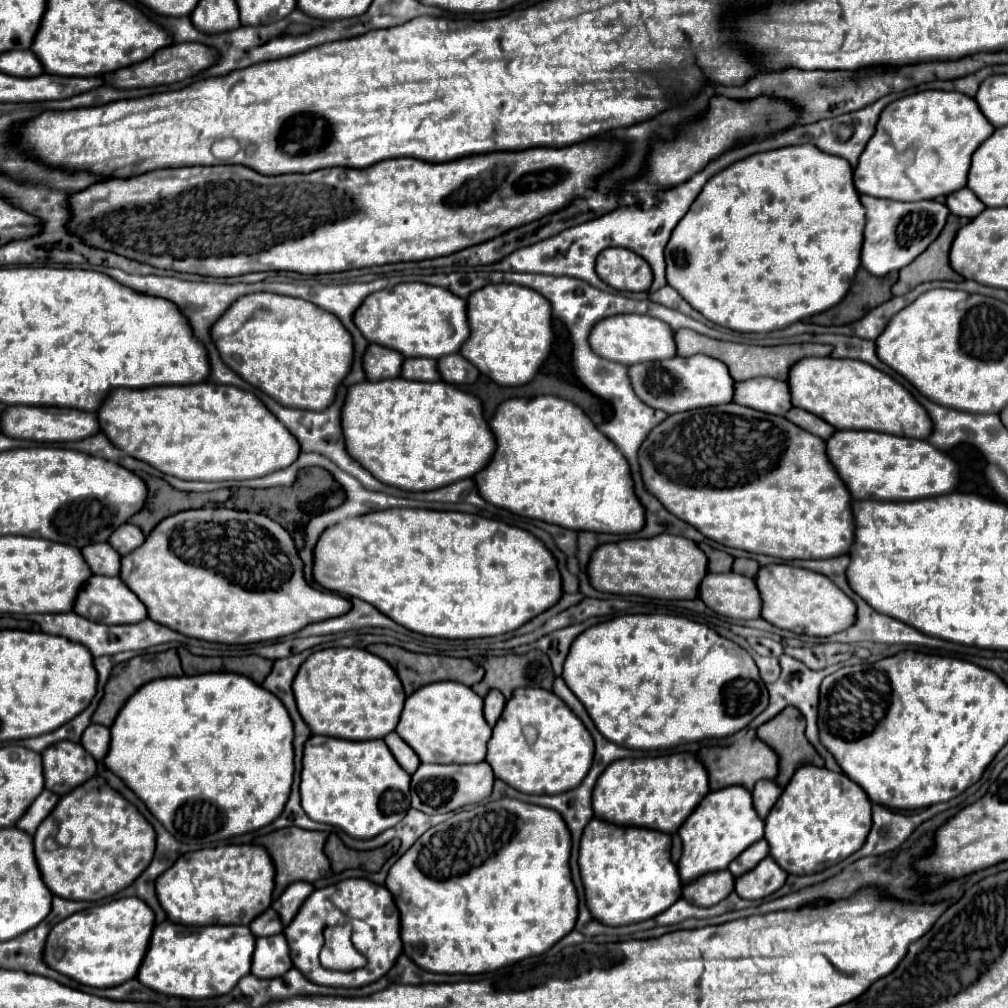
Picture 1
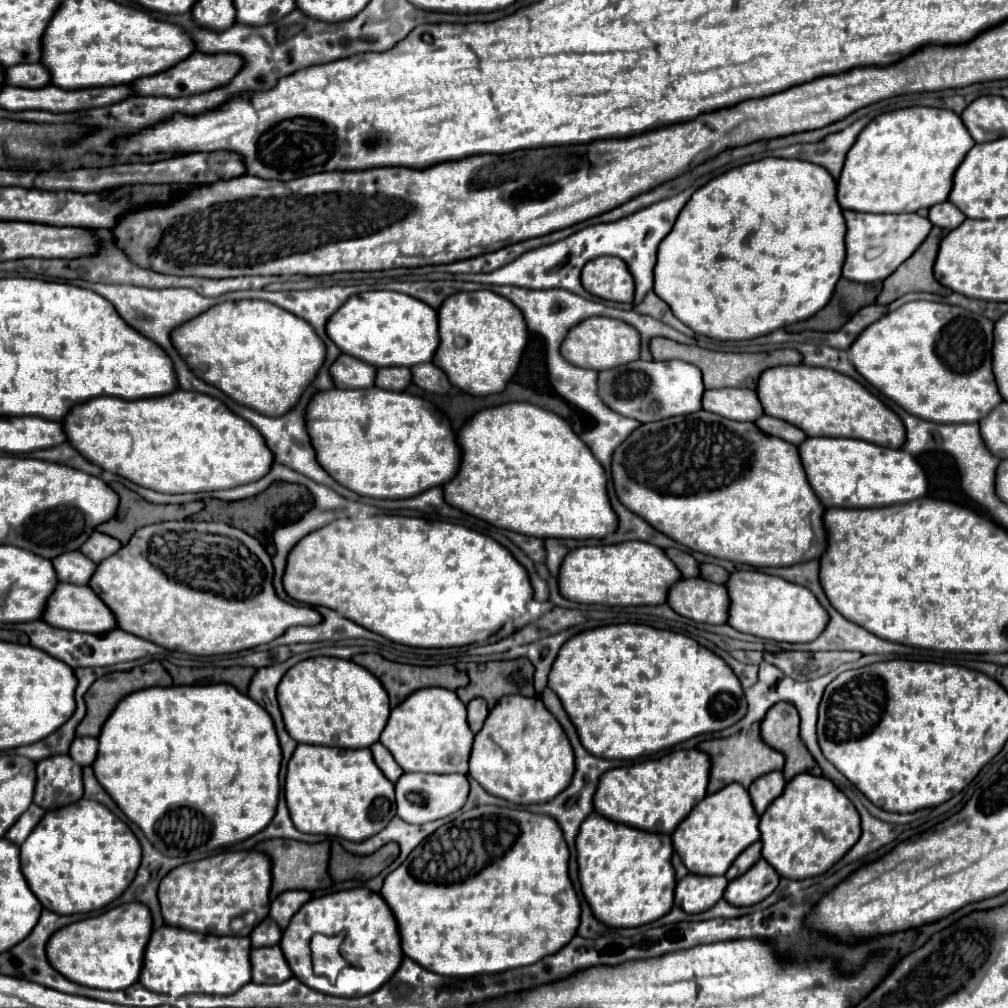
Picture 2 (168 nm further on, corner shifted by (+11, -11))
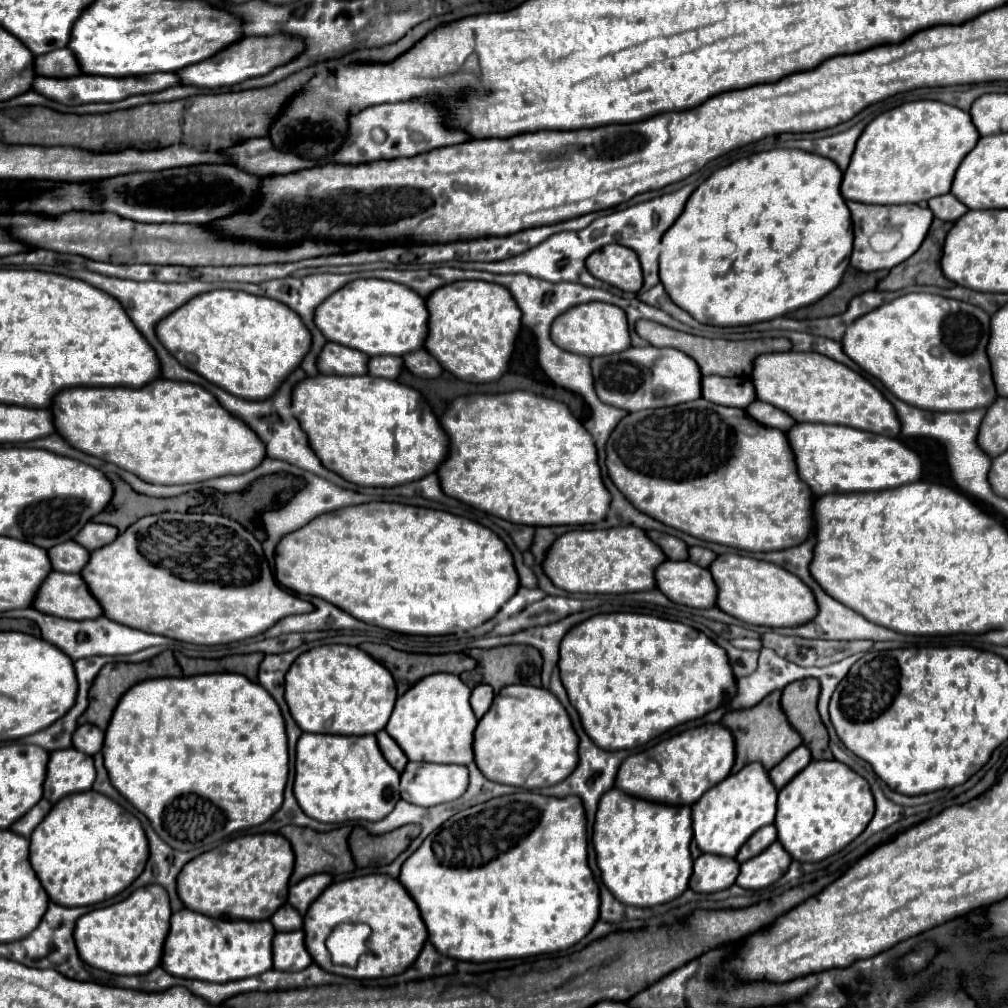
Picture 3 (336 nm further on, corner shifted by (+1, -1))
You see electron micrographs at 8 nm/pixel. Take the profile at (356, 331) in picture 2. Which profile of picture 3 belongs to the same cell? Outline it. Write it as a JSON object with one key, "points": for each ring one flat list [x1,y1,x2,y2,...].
{"points":[[378,278,352,280,316,308,316,326,330,342,344,344,368,356,406,356,422,350,428,338,428,320,426,298,404,284]]}

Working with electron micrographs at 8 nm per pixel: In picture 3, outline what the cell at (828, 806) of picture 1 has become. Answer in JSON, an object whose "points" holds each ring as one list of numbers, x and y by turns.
{"points":[[836,760,810,762,778,792,774,826,786,852,798,862,820,862,858,838,874,816,874,796,868,782]]}

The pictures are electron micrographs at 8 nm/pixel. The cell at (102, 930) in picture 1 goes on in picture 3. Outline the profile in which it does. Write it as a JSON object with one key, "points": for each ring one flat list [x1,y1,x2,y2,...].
{"points":[[150,884,134,890,126,900,108,908,98,908,82,918,74,928,74,942,82,960,110,974,148,974,160,964,164,938,170,928,170,902,162,886]]}

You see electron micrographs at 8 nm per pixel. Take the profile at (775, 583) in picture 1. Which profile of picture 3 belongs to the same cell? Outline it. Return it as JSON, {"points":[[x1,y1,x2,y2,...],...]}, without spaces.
{"points":[[722,554,714,560,710,572,718,584,718,608,746,624,768,628,798,626,798,622,810,622,814,610,818,610,810,588,782,566,740,554]]}

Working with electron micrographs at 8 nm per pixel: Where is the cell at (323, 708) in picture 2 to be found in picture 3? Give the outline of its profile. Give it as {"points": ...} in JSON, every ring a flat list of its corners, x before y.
{"points":[[346,644,318,646,294,660,286,674,286,702,304,732,364,736,388,724,396,702,392,674,364,650]]}

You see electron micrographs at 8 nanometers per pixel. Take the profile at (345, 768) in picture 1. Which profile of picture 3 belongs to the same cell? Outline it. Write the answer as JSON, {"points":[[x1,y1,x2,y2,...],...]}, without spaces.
{"points":[[302,734,296,750,294,796,300,808,318,822,340,824,344,820,384,820,400,800,400,774,382,758,376,738]]}

